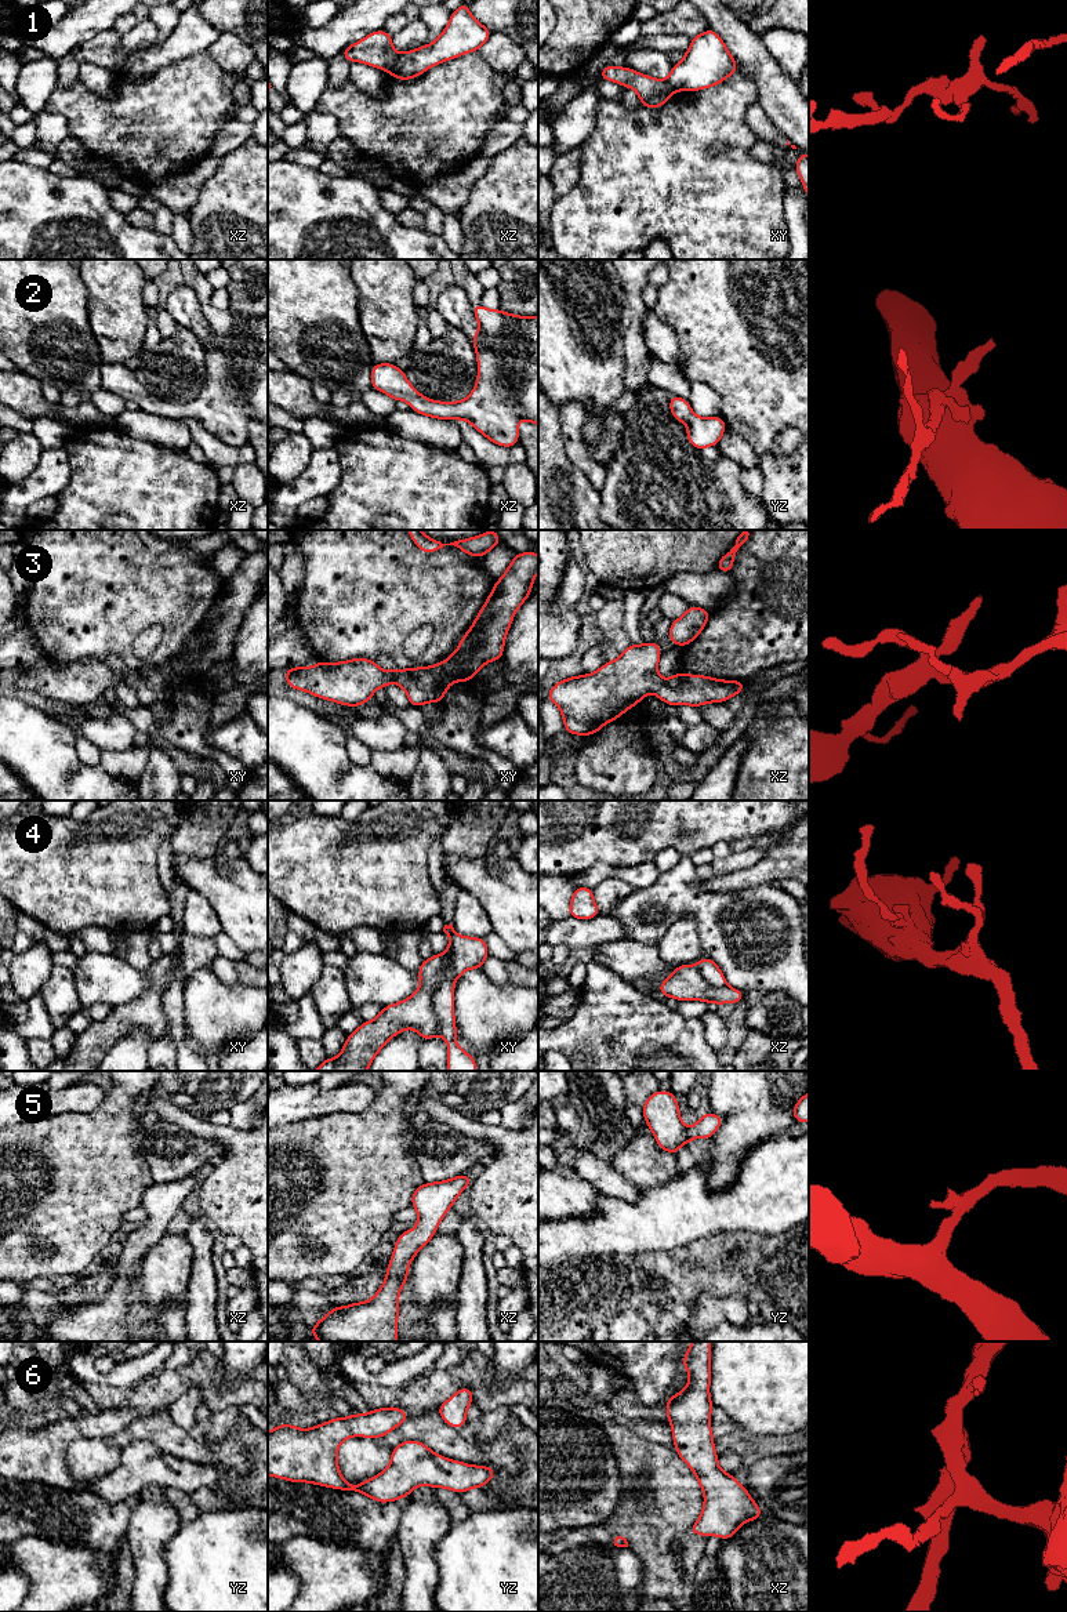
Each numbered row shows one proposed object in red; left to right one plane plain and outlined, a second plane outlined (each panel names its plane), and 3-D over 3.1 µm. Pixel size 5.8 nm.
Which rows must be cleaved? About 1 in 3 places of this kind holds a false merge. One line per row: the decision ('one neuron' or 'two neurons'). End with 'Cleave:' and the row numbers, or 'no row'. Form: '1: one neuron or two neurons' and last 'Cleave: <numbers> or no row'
1: two neurons
2: one neuron
3: one neuron
4: two neurons
5: one neuron
6: one neuron
Cleave: 1, 4

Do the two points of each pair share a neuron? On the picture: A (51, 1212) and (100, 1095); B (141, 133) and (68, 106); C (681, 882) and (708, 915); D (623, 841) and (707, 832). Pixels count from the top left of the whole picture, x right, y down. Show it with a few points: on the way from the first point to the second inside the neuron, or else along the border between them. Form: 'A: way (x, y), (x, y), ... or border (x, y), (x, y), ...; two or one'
A: border (108, 1093), (93, 1110), (61, 1114); two
B: way (123, 130), (115, 130), (98, 123), (86, 112); one
C: way (685, 890), (701, 907); one
D: way (643, 824), (686, 824); one

